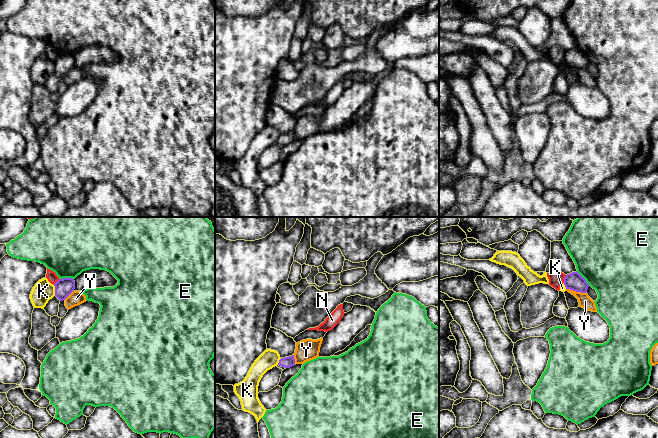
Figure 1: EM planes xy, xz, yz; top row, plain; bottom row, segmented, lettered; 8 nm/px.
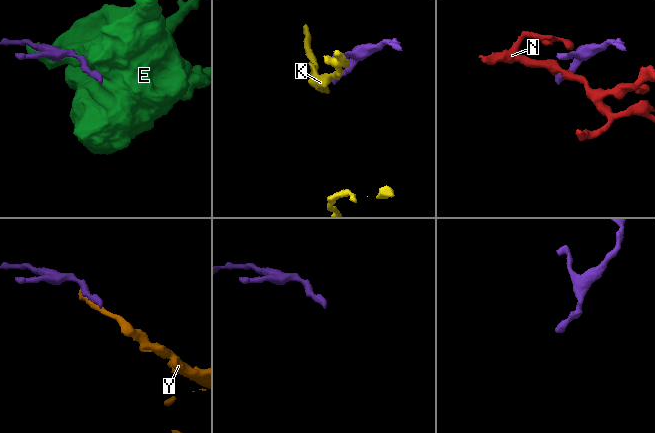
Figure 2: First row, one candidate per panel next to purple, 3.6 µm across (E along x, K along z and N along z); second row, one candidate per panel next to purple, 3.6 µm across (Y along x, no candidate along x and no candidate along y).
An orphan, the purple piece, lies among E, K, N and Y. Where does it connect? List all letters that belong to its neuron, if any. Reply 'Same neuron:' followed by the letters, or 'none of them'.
Same neuron: none of them

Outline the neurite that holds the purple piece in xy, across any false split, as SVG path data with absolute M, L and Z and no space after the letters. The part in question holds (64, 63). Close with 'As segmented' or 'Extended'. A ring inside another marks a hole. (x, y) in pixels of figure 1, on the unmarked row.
M72 54L59 55L55 60L55 72L48 77L44 86L53 93L59 88L59 80L65 76L75 65L75 57Z. Extended

